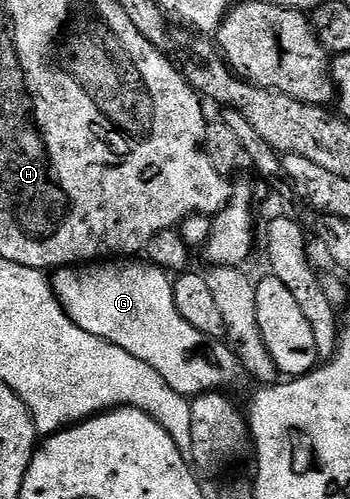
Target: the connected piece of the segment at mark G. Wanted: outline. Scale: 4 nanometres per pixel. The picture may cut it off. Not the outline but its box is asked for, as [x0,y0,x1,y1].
[50,259,241,399]

